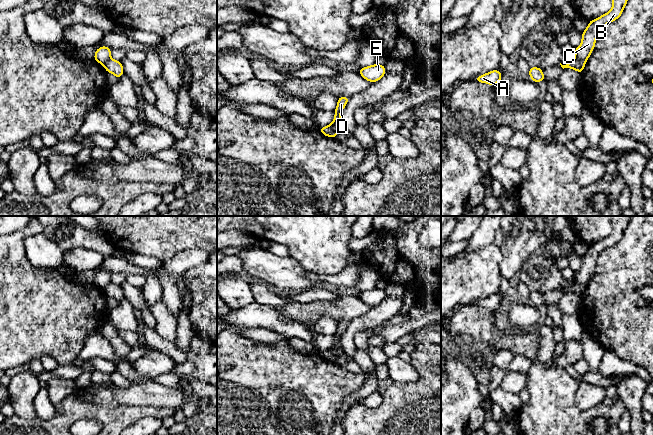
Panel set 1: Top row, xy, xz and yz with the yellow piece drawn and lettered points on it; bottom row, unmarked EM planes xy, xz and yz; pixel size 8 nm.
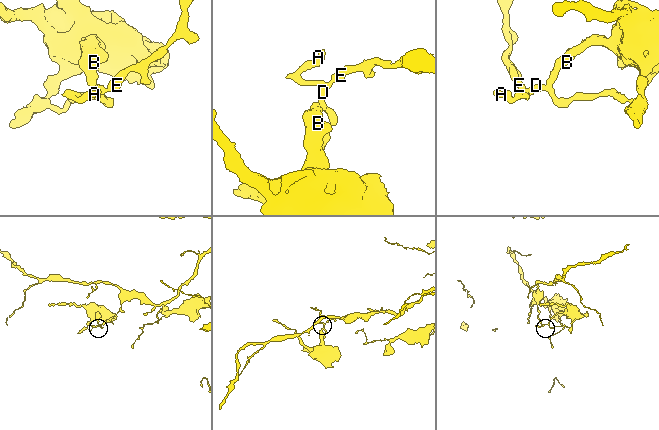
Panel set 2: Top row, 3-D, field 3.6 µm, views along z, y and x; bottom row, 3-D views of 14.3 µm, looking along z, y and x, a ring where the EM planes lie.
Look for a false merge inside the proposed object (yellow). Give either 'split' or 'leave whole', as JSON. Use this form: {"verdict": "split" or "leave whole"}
{"verdict": "split"}

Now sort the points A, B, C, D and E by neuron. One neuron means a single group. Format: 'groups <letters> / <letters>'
groups A D E / B C

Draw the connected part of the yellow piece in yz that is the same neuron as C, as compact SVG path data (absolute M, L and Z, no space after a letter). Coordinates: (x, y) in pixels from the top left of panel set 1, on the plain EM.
M613 216L612 232L609 236L589 245L582 256L581 268L574 273L575 283L586 286L595 272L597 258L605 249L617 244L623 237L632 216Z

